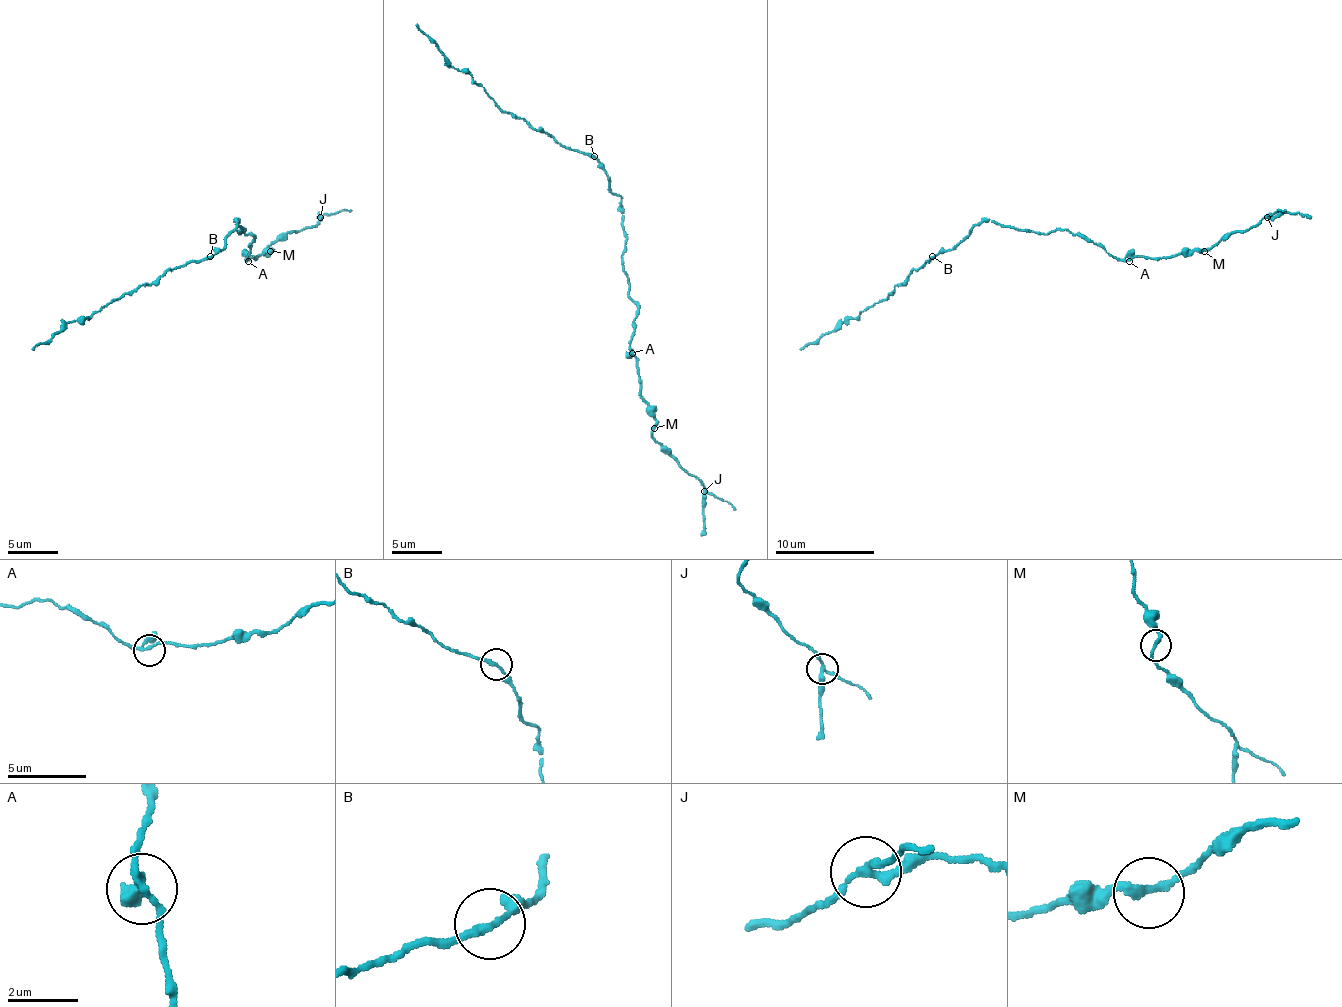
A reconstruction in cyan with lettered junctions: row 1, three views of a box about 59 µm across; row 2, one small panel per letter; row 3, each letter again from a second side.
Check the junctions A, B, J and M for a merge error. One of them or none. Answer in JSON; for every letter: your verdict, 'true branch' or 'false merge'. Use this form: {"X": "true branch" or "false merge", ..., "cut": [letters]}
{"A": "true branch", "B": "true branch", "J": "false merge", "M": "true branch", "cut": ["J"]}

